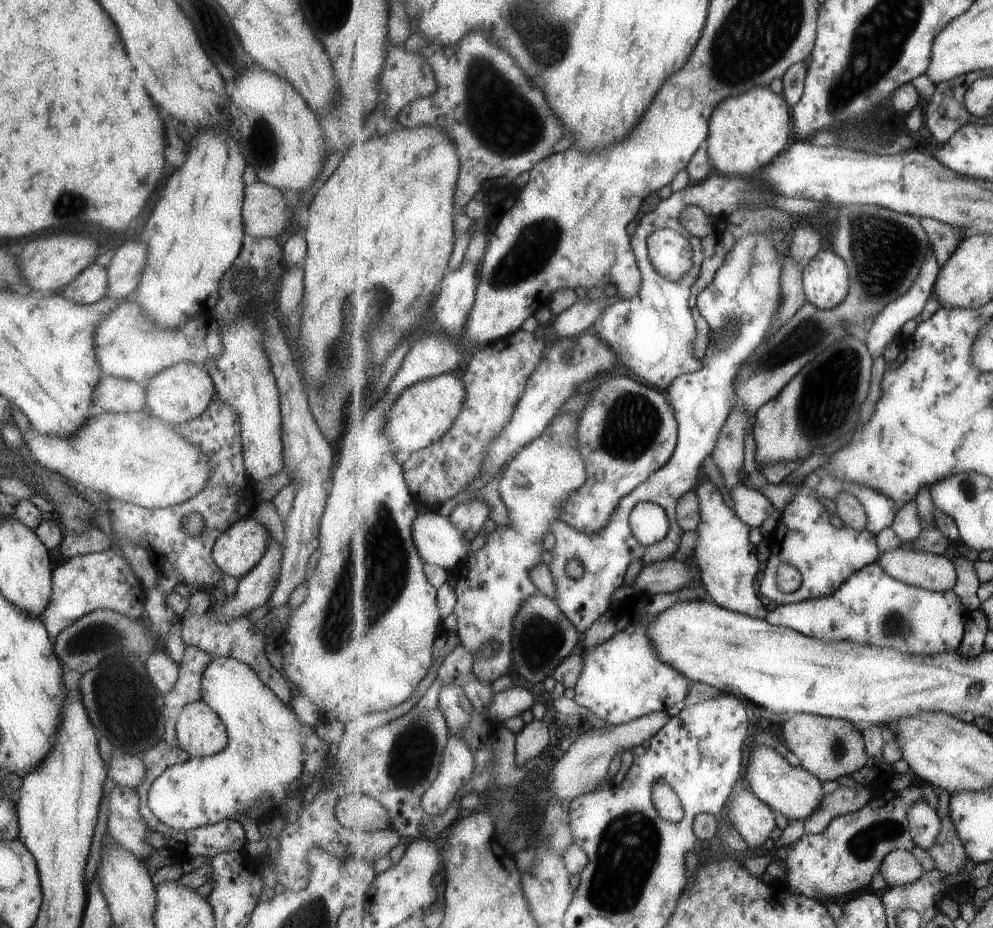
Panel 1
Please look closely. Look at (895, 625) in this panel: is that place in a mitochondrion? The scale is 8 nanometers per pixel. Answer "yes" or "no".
yes

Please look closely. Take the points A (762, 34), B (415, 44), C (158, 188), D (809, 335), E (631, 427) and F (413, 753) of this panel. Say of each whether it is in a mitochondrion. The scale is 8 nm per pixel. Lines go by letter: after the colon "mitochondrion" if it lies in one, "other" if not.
A: mitochondrion
B: other
C: other
D: mitochondrion
E: mitochondrion
F: mitochondrion

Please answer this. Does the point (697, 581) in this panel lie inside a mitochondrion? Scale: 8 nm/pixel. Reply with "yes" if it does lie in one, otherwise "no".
no

